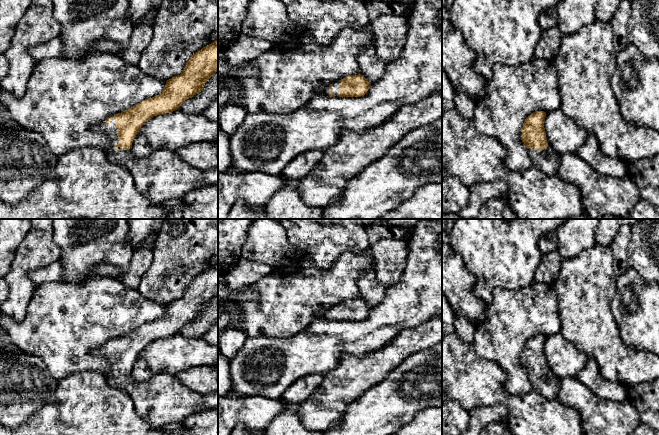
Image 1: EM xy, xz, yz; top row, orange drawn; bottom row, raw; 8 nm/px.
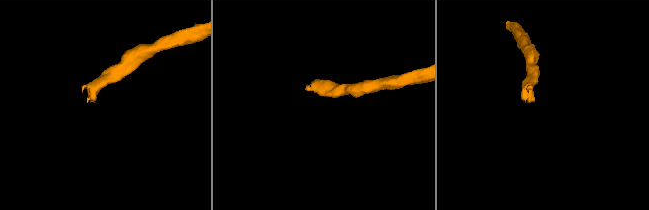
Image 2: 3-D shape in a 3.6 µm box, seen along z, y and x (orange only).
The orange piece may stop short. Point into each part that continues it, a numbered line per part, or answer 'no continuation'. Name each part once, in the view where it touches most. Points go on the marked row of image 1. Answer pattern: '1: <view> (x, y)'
1: xy (162, 176)

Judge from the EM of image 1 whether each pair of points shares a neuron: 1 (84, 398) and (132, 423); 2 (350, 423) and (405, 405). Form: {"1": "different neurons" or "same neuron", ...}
{"1": "same neuron", "2": "same neuron"}

